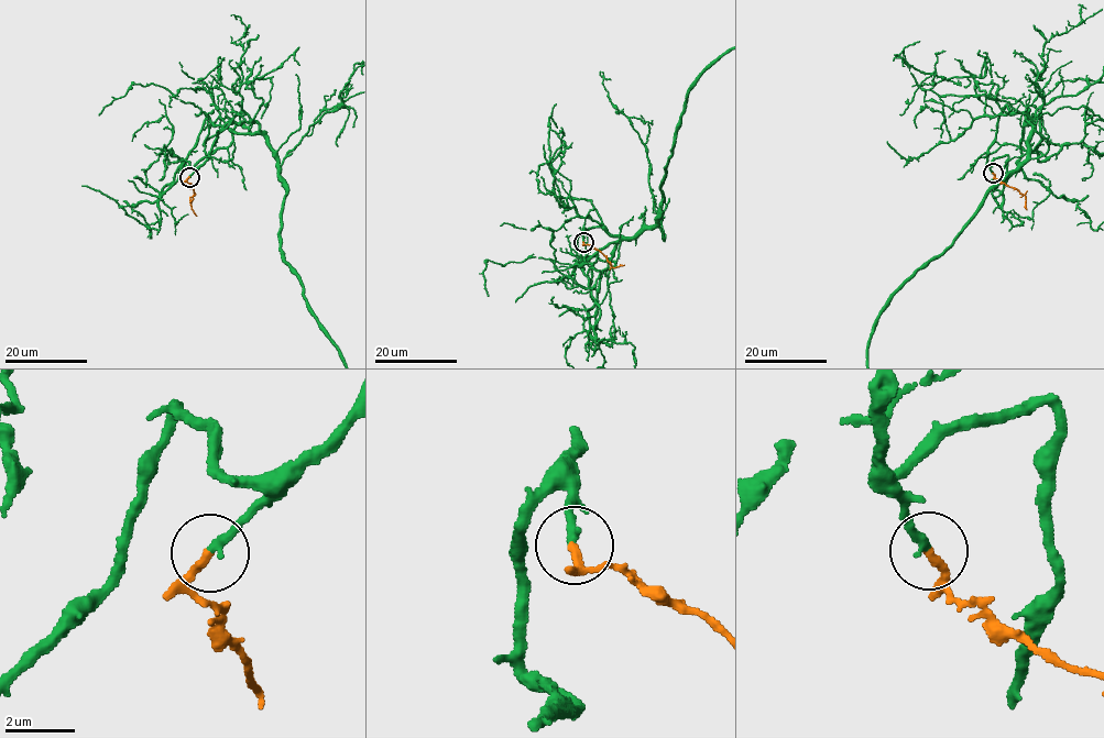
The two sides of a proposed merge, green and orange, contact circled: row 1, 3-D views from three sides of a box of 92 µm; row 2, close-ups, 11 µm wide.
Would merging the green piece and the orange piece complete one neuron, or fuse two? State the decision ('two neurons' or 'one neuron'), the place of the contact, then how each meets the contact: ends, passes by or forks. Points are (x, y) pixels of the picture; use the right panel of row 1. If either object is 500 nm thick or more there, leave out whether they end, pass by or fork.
one neuron; place (993, 173); green ends; orange ends

